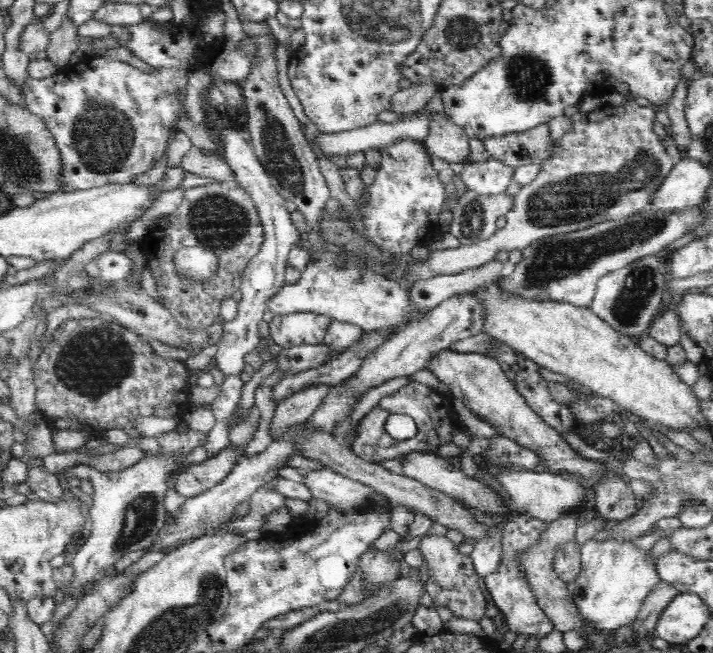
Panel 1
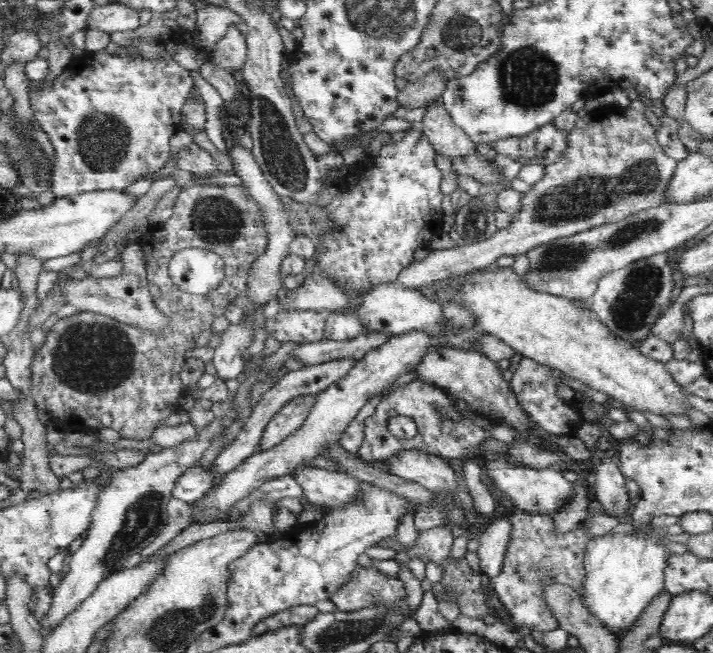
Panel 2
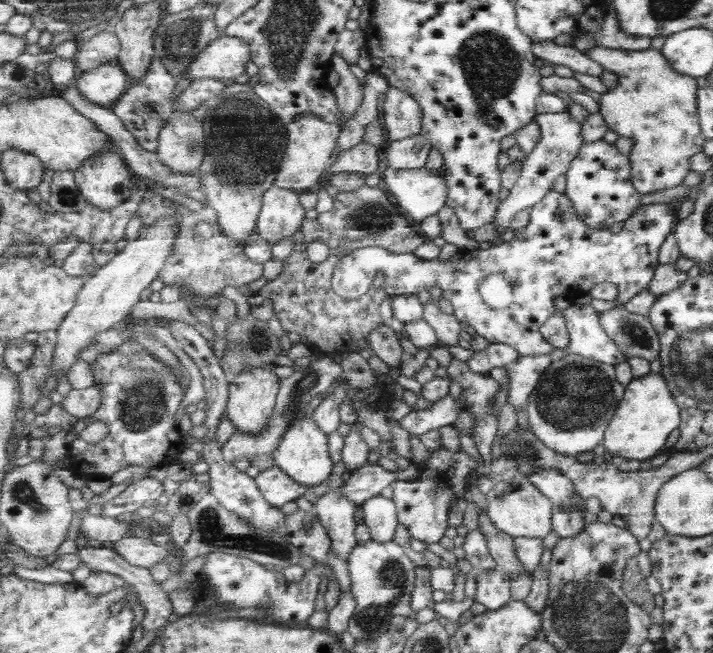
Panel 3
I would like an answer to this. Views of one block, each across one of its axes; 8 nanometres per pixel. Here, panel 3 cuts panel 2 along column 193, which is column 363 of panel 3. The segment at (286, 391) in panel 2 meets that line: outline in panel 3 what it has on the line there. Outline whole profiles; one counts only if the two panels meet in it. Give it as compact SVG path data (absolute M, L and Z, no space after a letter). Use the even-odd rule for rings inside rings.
M367 463L350 474L341 486L343 493L353 504L362 505L369 498L379 496L387 486L399 481L401 472L389 471L380 465Z

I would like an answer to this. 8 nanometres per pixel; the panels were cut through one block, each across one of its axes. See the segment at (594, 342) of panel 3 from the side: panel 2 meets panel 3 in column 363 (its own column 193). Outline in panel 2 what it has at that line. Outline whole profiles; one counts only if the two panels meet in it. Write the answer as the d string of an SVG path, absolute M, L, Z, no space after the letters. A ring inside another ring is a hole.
M186 248L170 260L168 273L182 293L207 294L225 279L225 262L214 252Z

